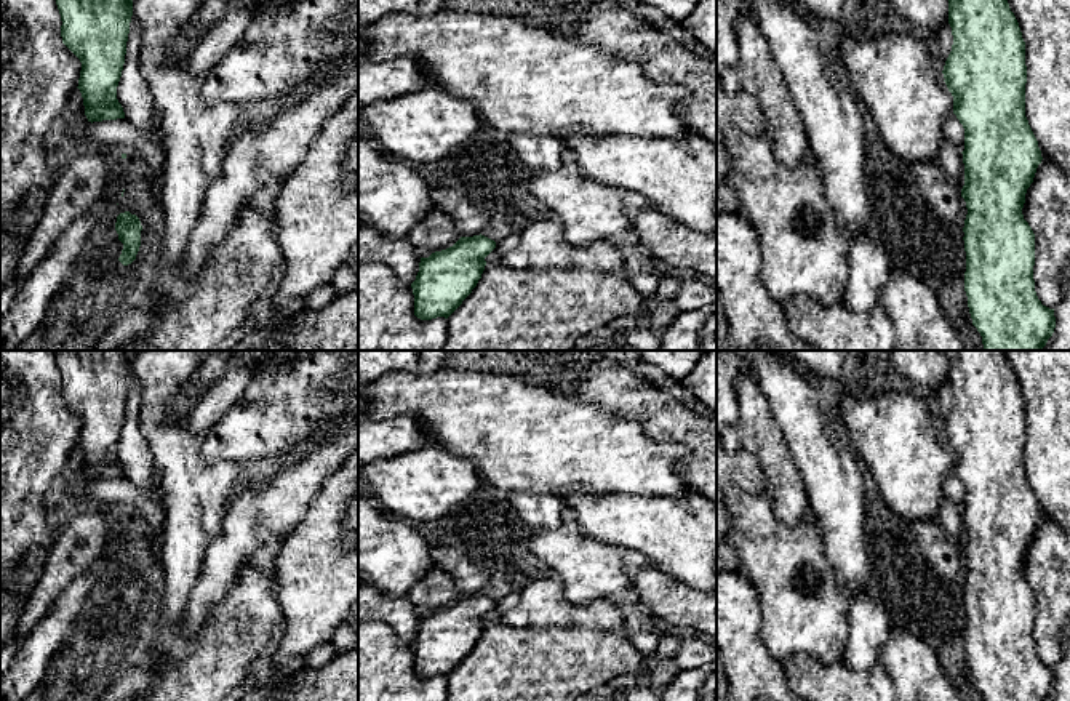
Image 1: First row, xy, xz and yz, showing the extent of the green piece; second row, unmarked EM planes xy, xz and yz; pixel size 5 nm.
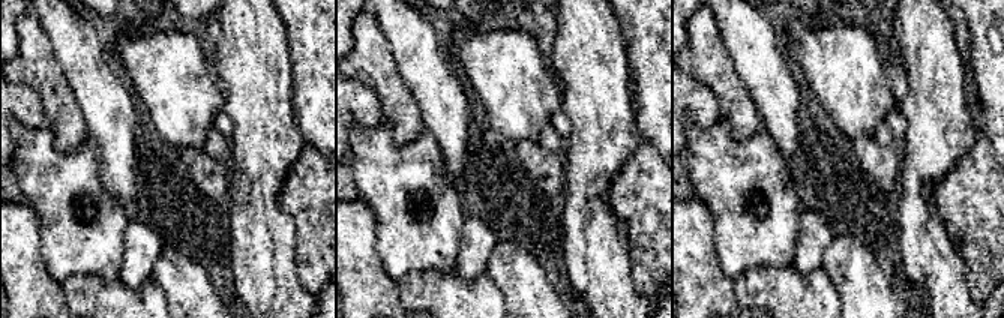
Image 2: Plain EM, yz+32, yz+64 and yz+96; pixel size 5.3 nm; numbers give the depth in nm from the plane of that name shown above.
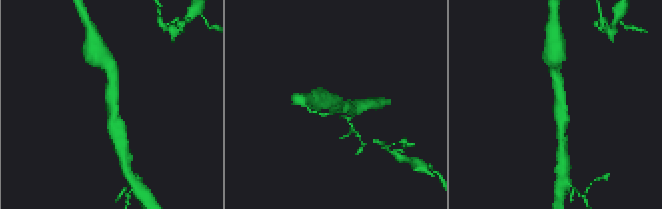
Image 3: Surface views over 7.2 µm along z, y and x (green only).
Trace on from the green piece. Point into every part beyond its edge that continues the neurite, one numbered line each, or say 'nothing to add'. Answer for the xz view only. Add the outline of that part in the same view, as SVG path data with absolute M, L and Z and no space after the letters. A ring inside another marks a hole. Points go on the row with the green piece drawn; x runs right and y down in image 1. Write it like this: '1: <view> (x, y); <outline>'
nothing to add

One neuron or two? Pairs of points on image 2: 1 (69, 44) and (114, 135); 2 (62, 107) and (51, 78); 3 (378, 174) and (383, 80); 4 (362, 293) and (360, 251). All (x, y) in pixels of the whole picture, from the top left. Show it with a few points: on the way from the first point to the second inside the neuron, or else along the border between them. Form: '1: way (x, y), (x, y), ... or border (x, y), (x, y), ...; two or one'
1: way (84, 66), (105, 101), (108, 113); one
2: way (59, 99), (53, 86); one
3: border (384, 120), (396, 144), (414, 140); two
4: way (362, 282), (360, 261); one

